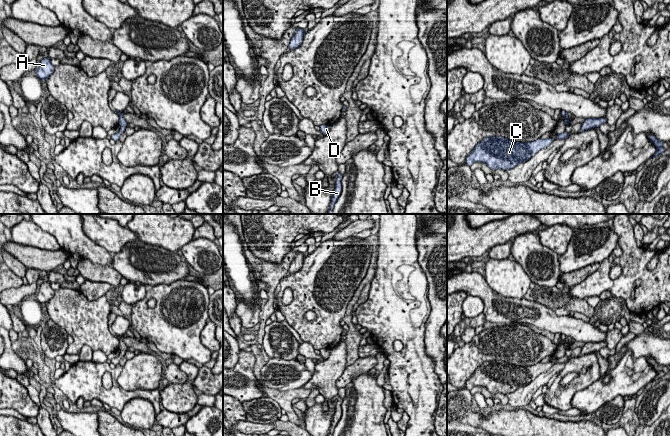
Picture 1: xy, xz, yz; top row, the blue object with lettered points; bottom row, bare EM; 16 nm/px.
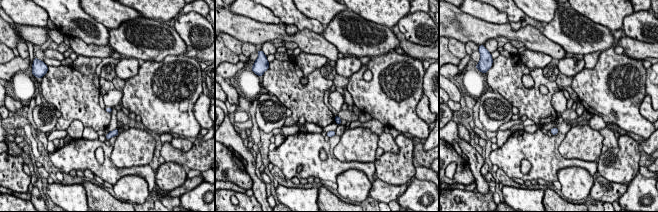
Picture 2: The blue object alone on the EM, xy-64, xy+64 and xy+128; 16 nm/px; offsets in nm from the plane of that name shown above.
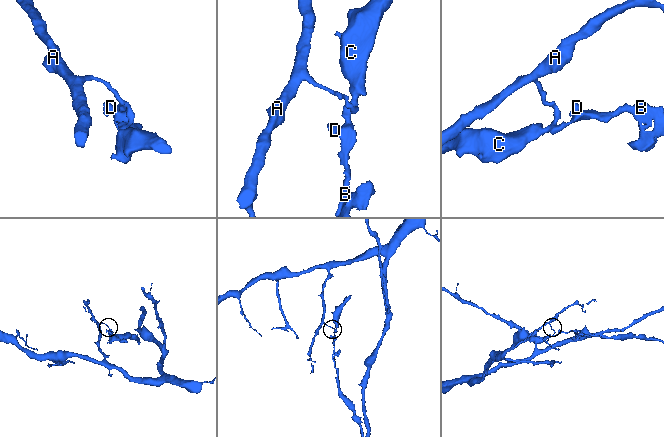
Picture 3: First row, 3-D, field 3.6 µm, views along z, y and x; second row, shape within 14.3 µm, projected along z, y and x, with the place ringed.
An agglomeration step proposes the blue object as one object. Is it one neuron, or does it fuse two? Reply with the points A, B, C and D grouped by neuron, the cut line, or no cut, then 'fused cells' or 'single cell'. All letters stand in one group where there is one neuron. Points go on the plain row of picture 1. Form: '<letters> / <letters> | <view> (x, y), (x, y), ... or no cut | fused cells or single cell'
A / B C D | xy (119, 338), (122, 340) | fused cells

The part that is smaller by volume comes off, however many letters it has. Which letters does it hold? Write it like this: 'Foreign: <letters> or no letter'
Foreign: B, C, D

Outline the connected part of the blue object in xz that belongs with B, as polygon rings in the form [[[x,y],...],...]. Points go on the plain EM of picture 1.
[[[336,395],[335,398],[337,399],[337,403],[336,403],[336,407],[335,407],[335,413],[333,415],[333,419],[331,422],[331,429],[330,429],[329,436],[332,436],[337,423],[341,419],[341,413],[342,413],[341,404],[342,404],[343,400],[341,399],[341,397],[339,395]]]

